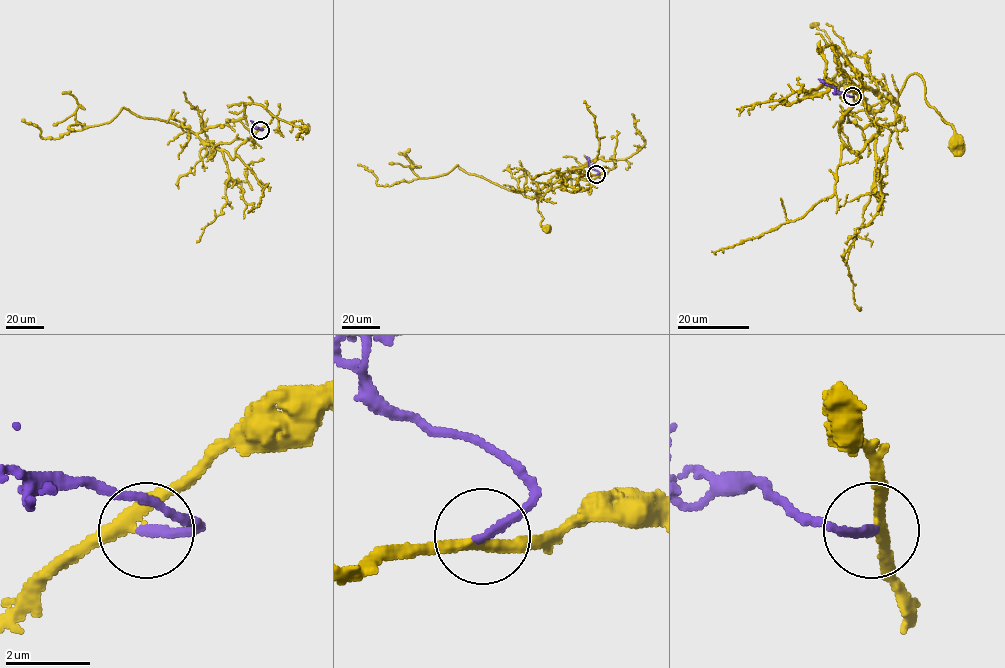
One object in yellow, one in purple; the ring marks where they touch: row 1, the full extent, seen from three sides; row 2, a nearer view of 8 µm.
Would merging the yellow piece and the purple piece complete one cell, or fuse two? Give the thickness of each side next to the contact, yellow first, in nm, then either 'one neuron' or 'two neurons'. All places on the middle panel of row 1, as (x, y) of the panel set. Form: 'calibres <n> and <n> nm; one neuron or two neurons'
calibres 280 and 220 nm; one neuron

